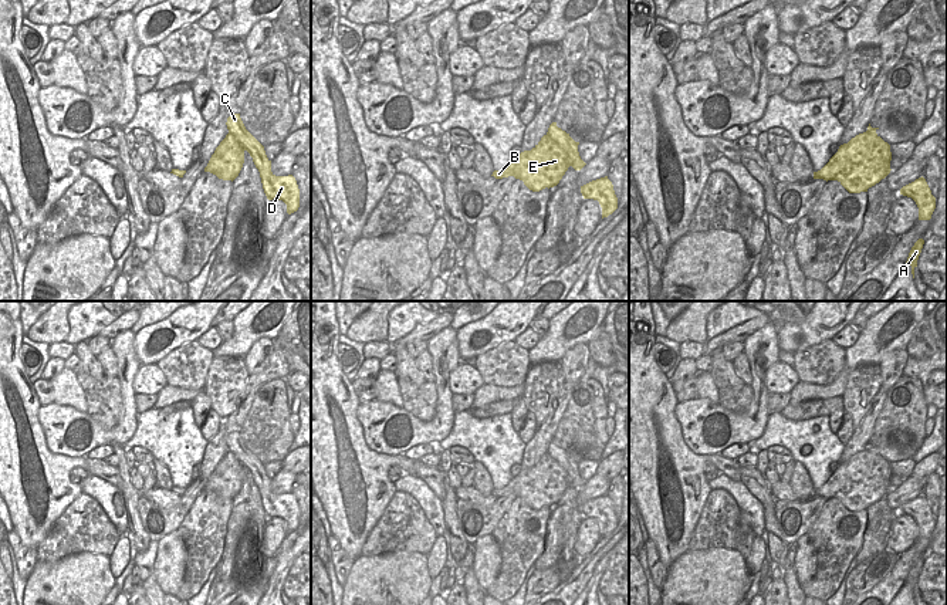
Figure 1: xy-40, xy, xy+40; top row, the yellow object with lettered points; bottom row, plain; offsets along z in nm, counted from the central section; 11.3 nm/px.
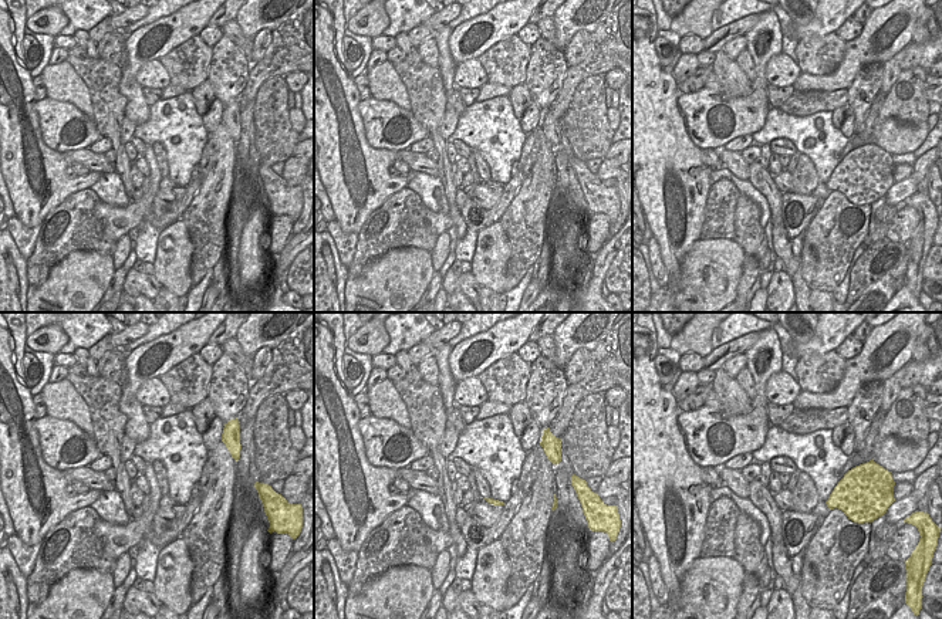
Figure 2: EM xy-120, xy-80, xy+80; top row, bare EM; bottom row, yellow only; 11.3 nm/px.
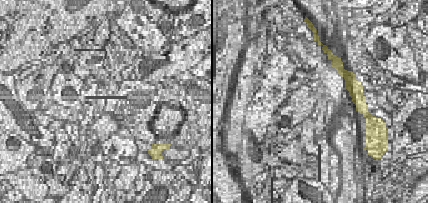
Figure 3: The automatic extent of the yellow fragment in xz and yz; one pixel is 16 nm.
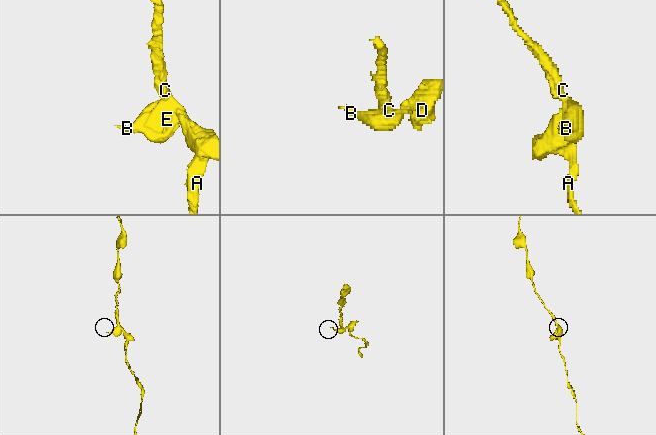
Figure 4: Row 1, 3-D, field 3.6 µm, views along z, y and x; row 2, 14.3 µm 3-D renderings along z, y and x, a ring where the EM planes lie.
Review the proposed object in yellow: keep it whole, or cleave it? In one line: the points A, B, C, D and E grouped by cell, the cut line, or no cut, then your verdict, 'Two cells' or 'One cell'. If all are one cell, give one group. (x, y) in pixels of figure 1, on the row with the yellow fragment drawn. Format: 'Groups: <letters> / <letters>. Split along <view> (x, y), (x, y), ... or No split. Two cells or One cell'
Groups: A C D / B E. Split along xy (547, 132), (567, 155), (570, 165). Two cells

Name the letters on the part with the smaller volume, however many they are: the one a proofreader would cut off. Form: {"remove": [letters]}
{"remove": ["B", "E"]}

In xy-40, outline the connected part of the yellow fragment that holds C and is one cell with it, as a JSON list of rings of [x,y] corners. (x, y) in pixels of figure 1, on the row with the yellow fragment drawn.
[[[240,114],[227,118],[227,129],[244,151],[250,153],[256,168],[260,172],[264,193],[268,200],[278,199],[287,205],[287,213],[291,214],[300,207],[300,189],[292,175],[275,176],[271,172],[271,160],[267,158],[264,146],[246,129]]]

